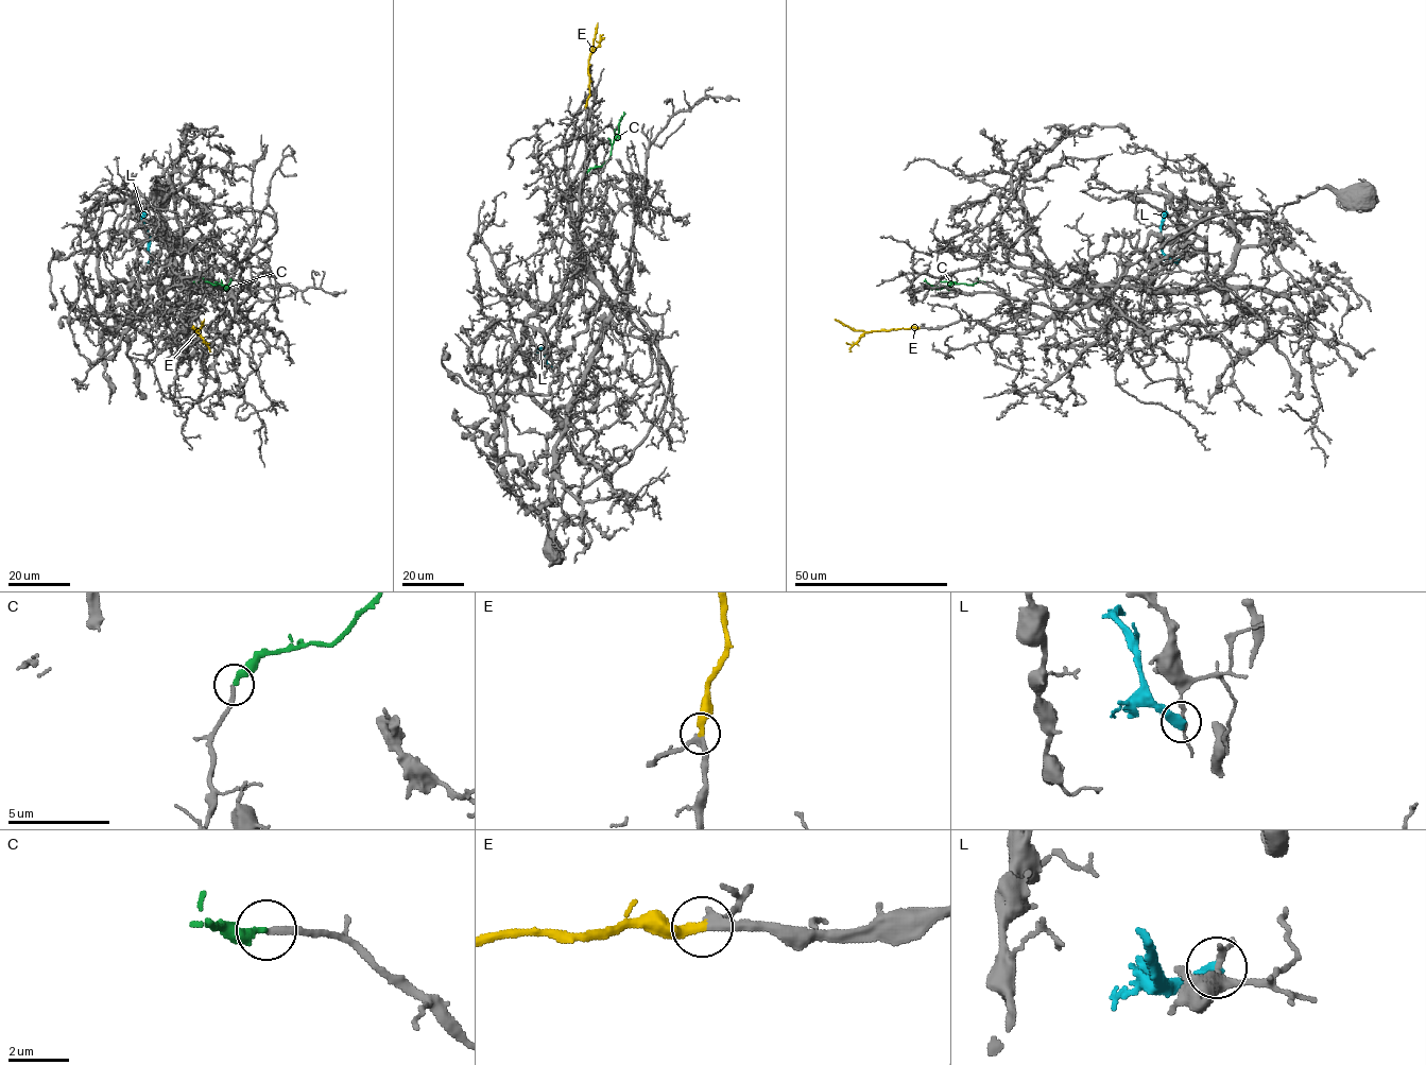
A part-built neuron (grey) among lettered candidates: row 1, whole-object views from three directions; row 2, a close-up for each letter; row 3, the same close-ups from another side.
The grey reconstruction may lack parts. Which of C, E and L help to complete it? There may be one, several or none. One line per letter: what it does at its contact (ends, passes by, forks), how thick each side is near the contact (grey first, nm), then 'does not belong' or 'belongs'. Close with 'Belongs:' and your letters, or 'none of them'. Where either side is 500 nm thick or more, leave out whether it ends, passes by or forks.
C: it ends; calibres 240 and 280 nm; belongs
E: it ends; calibres 240 and 320 nm; belongs
L: it ends; calibres 190 and 320 nm; does not belong
Belongs: C, E

